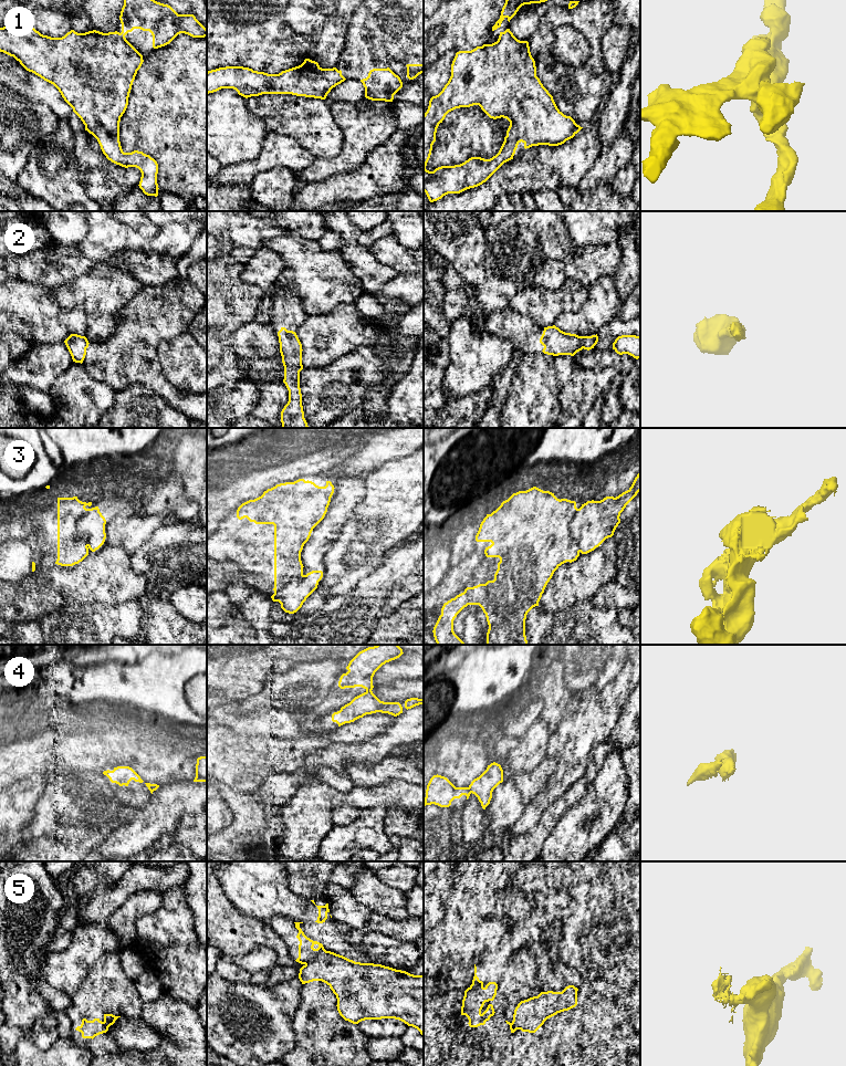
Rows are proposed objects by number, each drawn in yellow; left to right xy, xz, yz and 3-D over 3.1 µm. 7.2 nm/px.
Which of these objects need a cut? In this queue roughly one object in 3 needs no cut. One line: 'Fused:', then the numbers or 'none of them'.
Fused: 1, 3, 4, 5

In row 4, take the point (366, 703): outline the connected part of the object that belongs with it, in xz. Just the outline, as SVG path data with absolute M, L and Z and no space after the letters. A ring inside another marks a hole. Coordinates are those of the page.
M366 691L355 697L349 703L341 708L340 711L332 714L332 721L338 727L354 722L366 714L376 712L388 713L394 717L403 713L403 707L399 702L380 701L373 691Z

